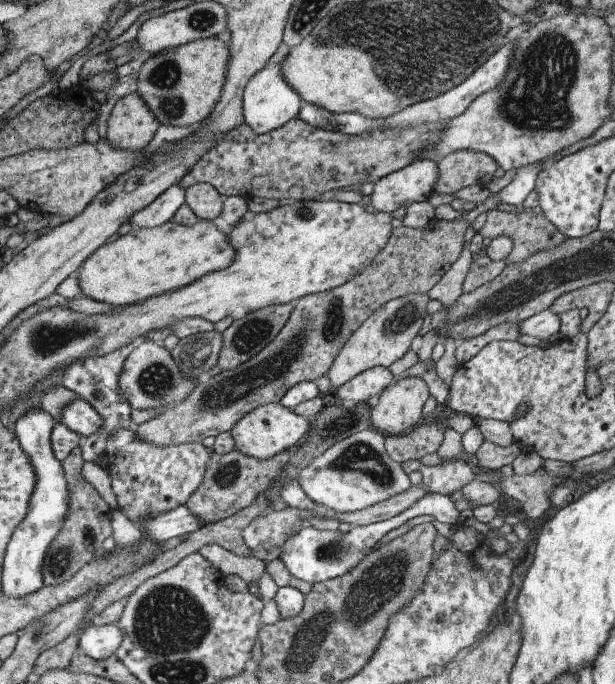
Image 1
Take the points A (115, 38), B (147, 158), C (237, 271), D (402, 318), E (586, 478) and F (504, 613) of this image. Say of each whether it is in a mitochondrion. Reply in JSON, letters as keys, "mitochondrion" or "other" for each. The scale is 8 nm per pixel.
{"A":"other","B":"other","C":"other","D":"mitochondrion","E":"other","F":"other"}

